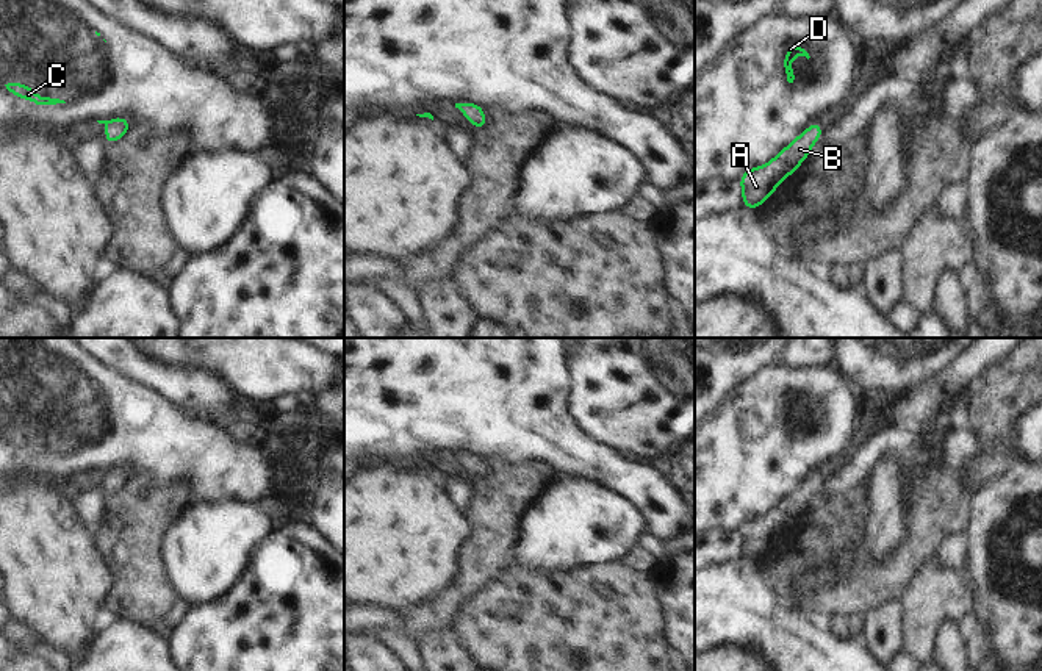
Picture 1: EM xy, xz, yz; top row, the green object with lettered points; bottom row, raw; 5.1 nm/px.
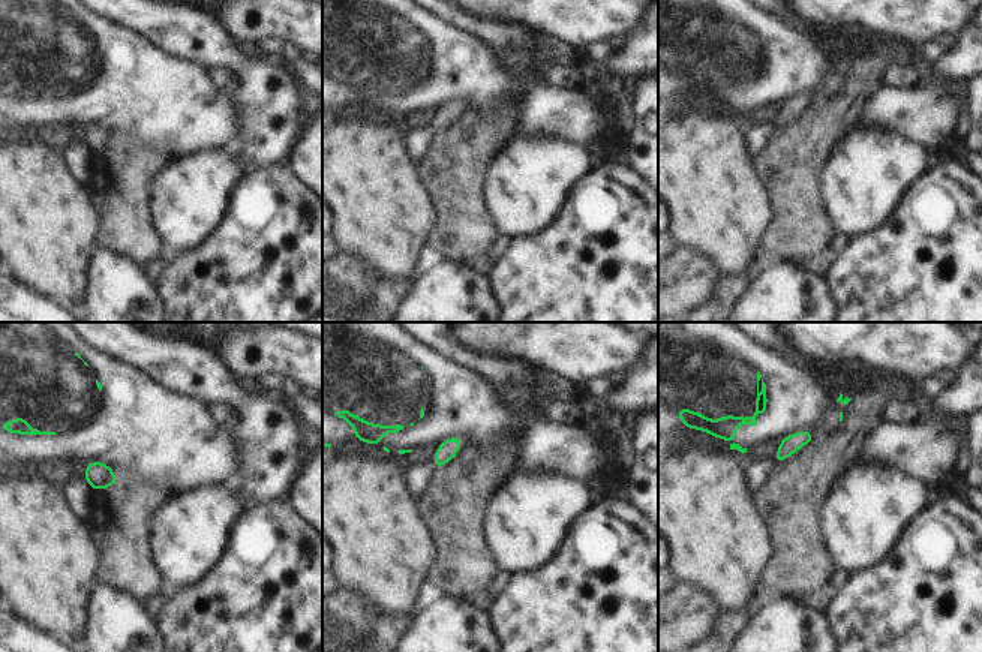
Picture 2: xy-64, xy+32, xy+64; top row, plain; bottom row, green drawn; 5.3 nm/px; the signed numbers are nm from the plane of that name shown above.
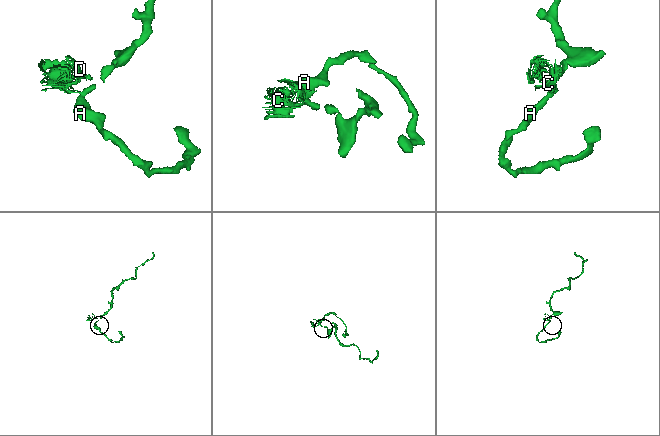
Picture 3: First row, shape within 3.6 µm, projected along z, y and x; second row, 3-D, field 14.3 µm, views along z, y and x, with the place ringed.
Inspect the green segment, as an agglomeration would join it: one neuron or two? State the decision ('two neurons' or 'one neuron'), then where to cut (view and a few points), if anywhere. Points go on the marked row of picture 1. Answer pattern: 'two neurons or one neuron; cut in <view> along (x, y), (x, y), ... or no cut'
two neurons; cut in yz along (817, 122), (811, 125)

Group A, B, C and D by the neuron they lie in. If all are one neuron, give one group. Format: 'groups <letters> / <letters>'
groups A B / C D

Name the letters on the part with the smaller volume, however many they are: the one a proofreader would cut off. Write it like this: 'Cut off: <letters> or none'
Cut off: C, D

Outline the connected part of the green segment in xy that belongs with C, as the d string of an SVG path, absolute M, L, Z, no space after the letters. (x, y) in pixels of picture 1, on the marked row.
M8 83L5 84L6 89L22 99L28 99L30 102L36 105L56 105L56 103L66 103L59 99L50 99L50 97L39 97L31 88L22 84L22 83Z

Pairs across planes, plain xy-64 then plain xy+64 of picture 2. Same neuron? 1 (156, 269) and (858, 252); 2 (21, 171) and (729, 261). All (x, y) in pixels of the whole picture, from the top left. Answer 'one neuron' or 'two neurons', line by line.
1: two neurons
2: one neuron

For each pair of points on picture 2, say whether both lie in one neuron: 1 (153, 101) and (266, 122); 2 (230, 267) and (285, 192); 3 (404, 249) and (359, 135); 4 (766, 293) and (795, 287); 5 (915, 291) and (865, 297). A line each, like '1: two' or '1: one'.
1: two
2: one
3: one
4: one
5: one

